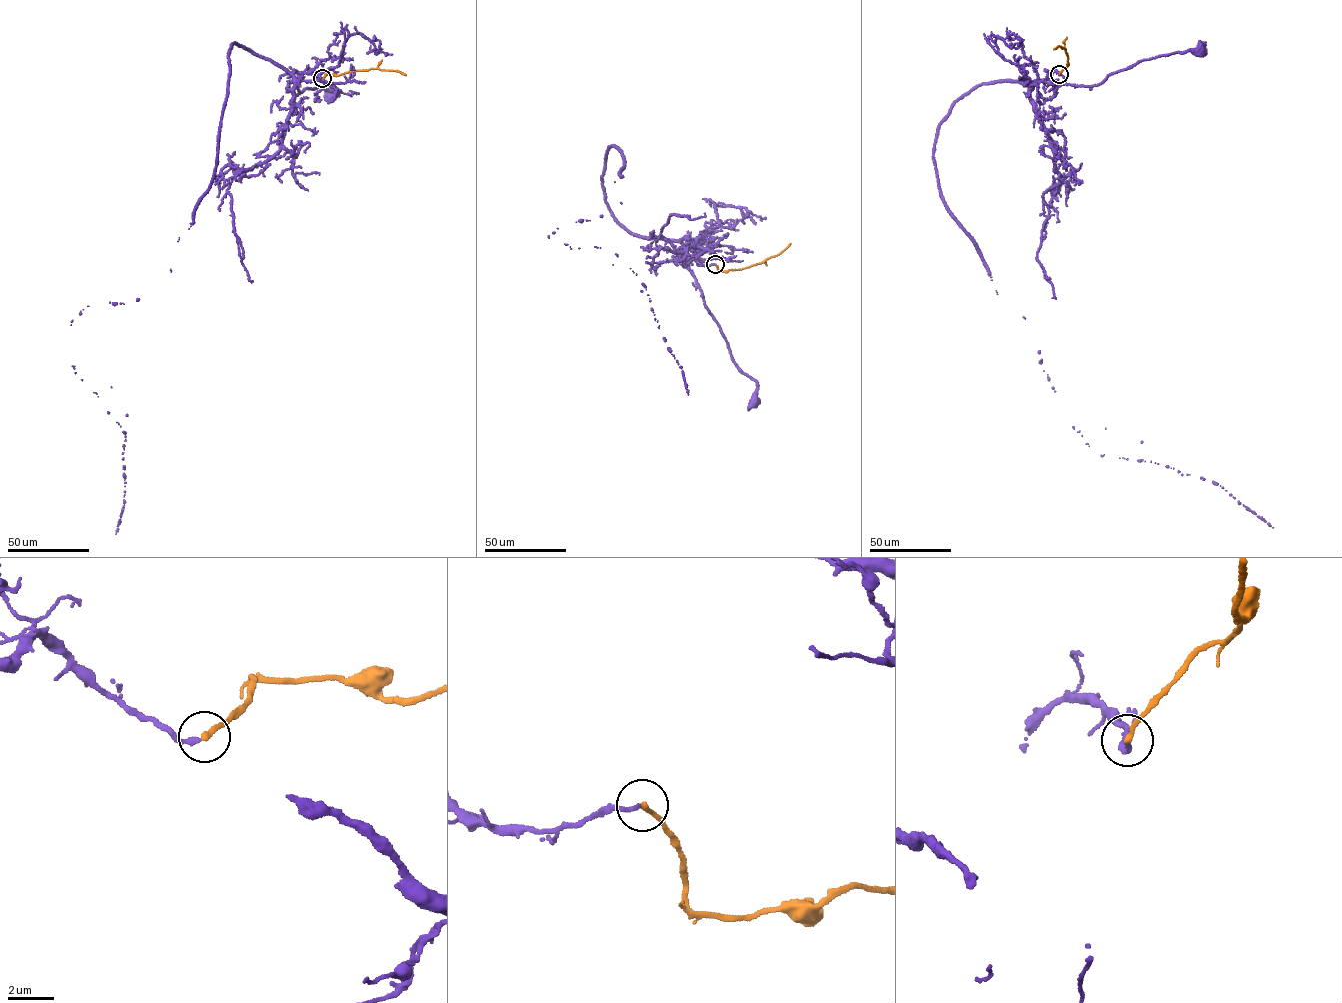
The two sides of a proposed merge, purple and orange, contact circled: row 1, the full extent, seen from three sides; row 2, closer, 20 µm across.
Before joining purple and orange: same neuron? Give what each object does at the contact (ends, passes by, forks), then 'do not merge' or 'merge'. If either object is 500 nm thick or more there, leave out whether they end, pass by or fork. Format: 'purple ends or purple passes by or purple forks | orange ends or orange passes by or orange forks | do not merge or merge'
purple ends | orange ends | do not merge

